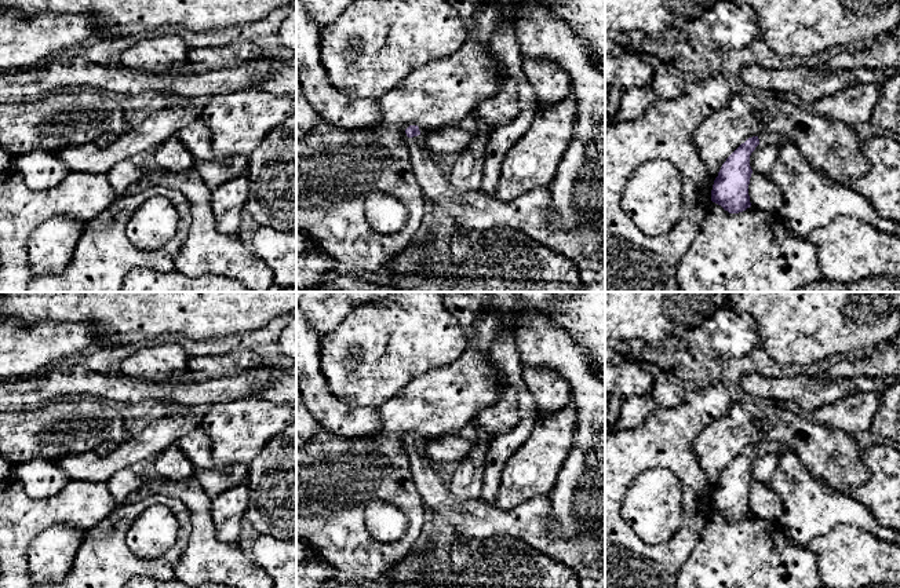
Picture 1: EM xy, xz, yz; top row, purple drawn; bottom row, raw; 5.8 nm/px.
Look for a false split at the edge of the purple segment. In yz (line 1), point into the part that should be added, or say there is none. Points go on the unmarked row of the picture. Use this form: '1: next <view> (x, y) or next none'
1: next yz (779, 448)

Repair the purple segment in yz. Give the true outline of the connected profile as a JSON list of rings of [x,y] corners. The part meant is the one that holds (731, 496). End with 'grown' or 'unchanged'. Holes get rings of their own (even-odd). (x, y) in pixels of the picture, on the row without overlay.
[[[764,442],[748,446],[722,472],[711,498],[711,510],[729,522],[739,522],[751,515],[748,493],[753,478],[750,464],[758,453],[788,453],[790,448],[781,442]]]; grown

